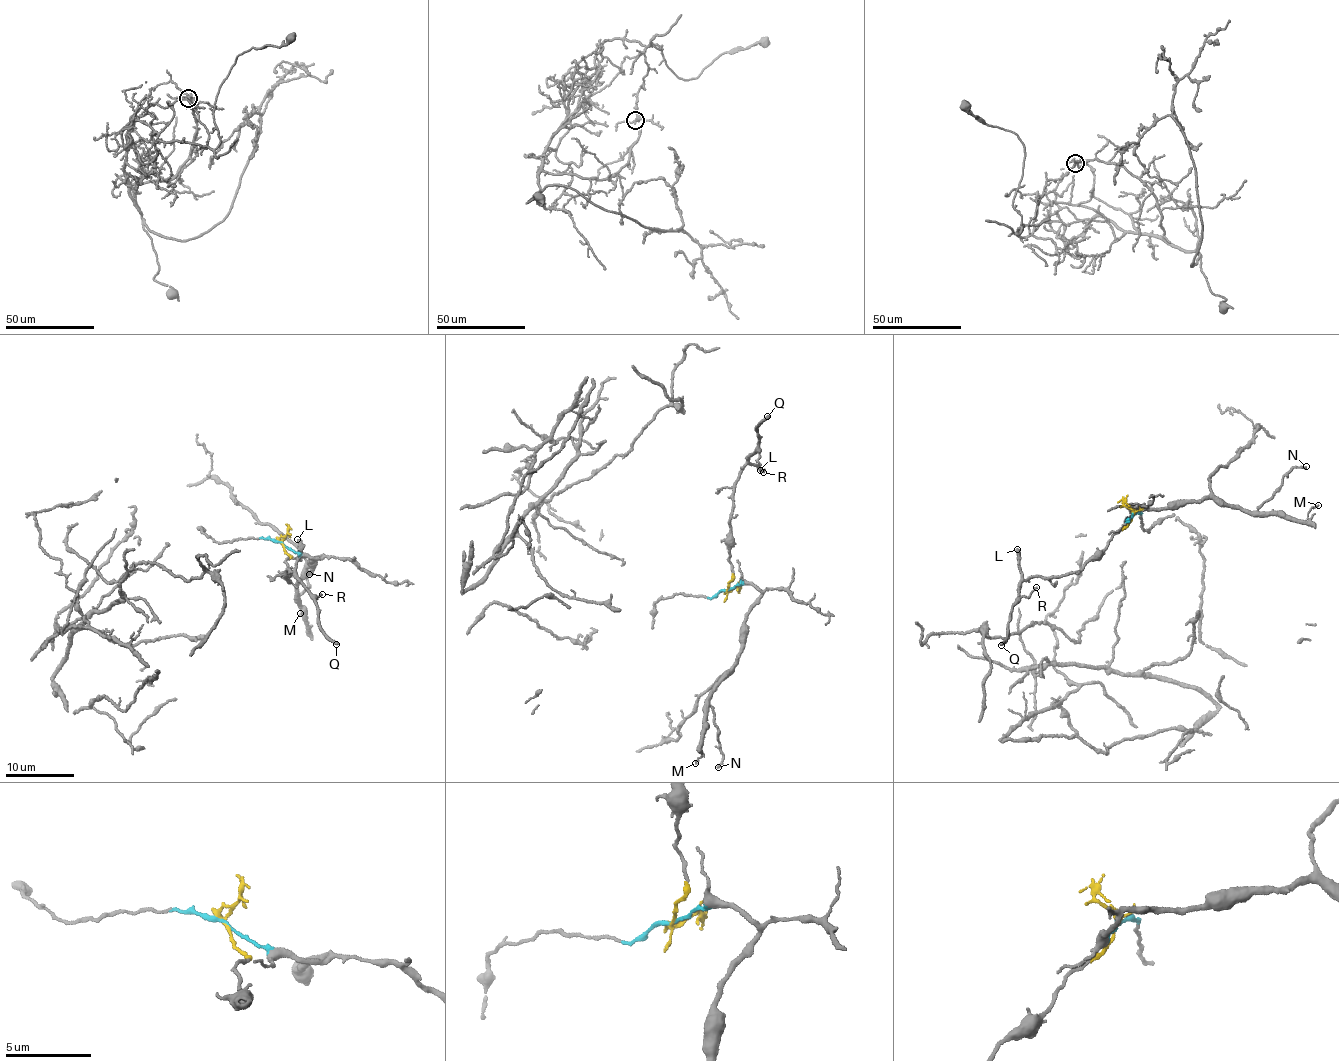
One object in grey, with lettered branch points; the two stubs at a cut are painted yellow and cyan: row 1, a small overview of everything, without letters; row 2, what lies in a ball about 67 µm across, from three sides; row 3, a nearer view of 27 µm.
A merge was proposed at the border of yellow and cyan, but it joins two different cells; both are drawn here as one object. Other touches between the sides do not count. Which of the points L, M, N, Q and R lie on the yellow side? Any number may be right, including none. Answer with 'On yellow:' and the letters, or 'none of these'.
On yellow: L, Q, R

